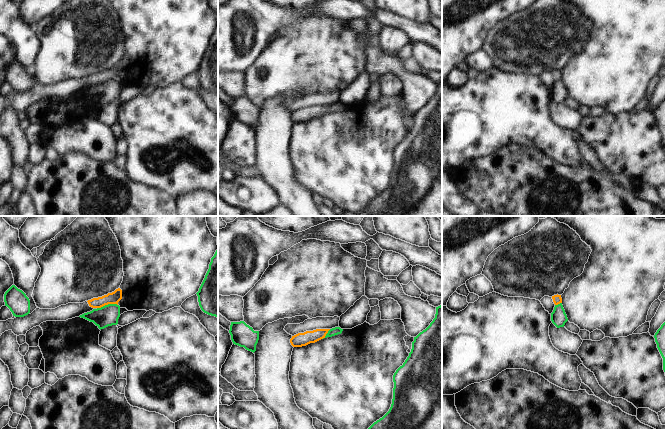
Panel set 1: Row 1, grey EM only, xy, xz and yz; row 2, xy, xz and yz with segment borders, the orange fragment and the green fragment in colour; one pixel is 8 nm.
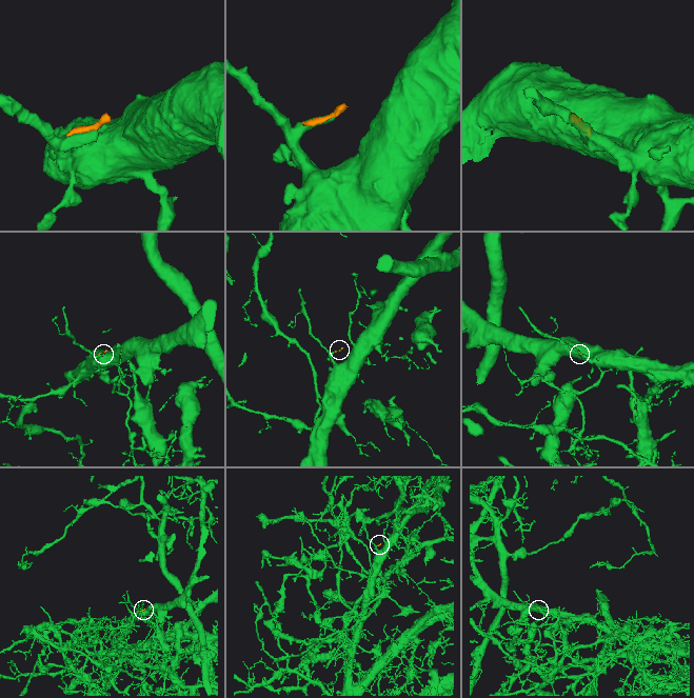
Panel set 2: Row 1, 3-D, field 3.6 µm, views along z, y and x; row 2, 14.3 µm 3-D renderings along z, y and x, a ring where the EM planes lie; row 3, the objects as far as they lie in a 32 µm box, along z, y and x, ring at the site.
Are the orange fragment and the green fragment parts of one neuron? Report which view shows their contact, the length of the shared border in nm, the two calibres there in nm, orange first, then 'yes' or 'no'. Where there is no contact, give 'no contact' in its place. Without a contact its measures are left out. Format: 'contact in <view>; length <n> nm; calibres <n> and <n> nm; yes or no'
contact in xy; length 170 nm; calibres 100 and 170 nm; no

